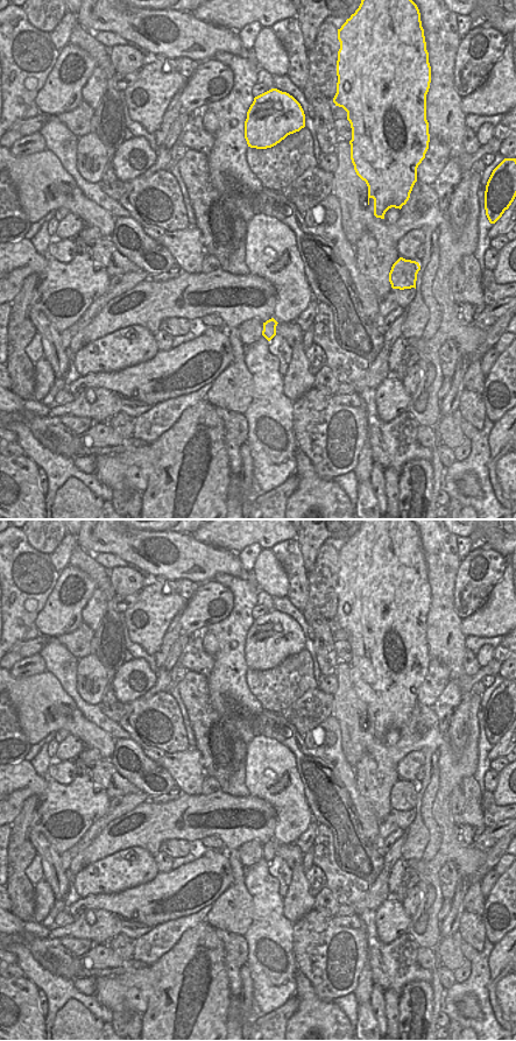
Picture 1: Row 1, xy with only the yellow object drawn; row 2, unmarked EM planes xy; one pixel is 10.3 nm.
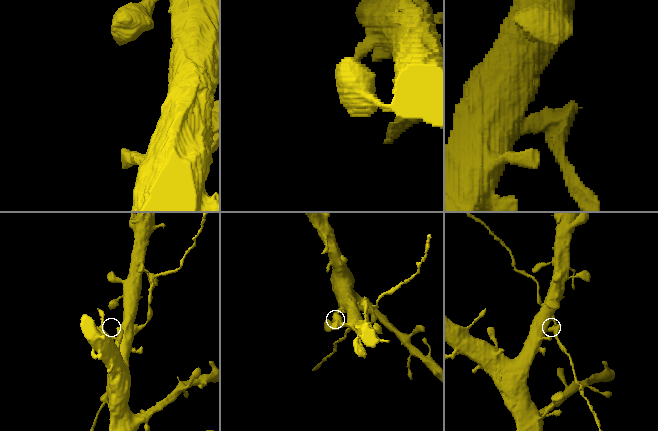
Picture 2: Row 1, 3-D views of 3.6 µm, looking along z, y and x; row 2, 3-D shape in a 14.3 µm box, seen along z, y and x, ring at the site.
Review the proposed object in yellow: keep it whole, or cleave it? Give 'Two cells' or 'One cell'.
Two cells.

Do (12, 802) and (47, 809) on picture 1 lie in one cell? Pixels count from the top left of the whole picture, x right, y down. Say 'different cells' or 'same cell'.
different cells

